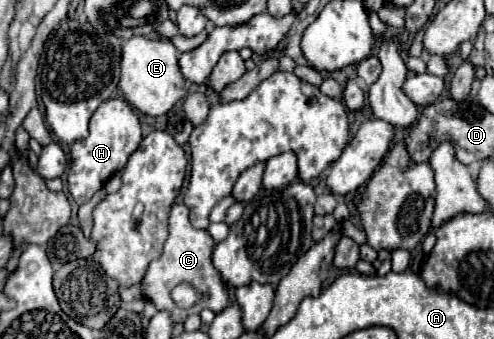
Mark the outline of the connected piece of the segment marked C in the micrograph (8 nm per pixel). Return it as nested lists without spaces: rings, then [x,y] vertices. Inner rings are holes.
[[[175,203],[173,209],[171,209],[171,215],[169,215],[169,239],[165,241],[165,251],[157,261],[153,261],[149,265],[147,275],[141,281],[143,299],[151,301],[157,307],[157,311],[169,311],[173,323],[185,321],[187,315],[199,313],[201,309],[211,309],[213,313],[221,313],[229,305],[229,293],[227,293],[227,289],[221,281],[219,271],[211,263],[211,251],[213,251],[211,235],[203,229],[191,227],[189,209],[183,203]],[[179,283],[189,283],[191,287],[195,287],[203,295],[203,299],[199,303],[195,303],[193,307],[189,307],[189,309],[177,307],[171,301],[169,291]]]

